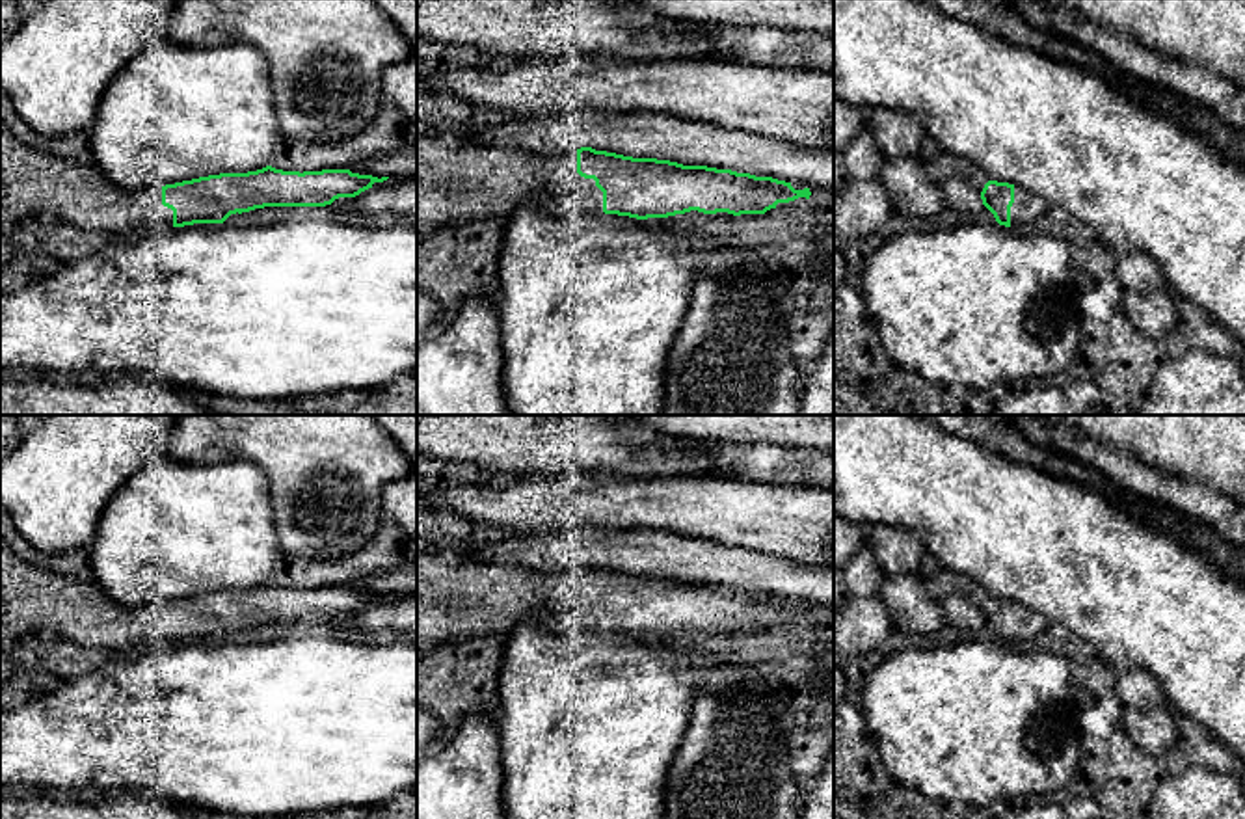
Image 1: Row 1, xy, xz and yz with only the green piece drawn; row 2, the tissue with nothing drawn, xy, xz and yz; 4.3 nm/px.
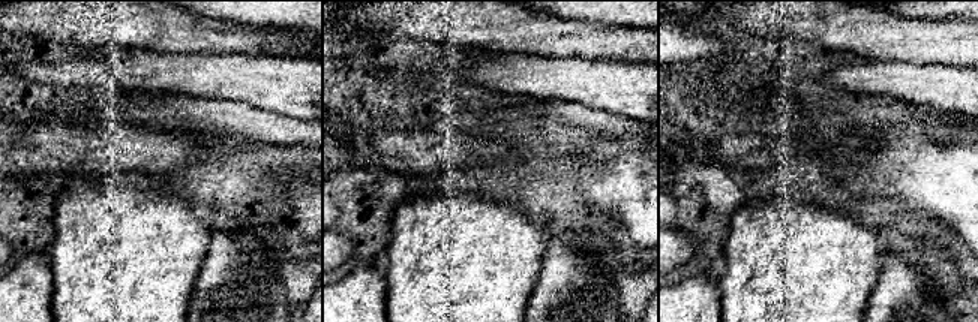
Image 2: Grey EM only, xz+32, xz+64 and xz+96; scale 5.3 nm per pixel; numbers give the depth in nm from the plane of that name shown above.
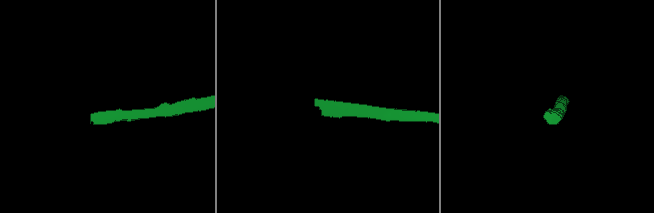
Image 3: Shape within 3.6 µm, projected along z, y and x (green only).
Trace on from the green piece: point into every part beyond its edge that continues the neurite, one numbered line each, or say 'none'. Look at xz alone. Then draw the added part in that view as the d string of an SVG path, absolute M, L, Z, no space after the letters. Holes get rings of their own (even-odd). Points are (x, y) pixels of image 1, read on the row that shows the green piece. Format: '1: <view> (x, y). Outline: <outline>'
1: xz (455, 183). Outline: M417 136L417 235L428 227L508 218L532 199L558 214L603 212L603 192L577 173L577 149L543 156Z

